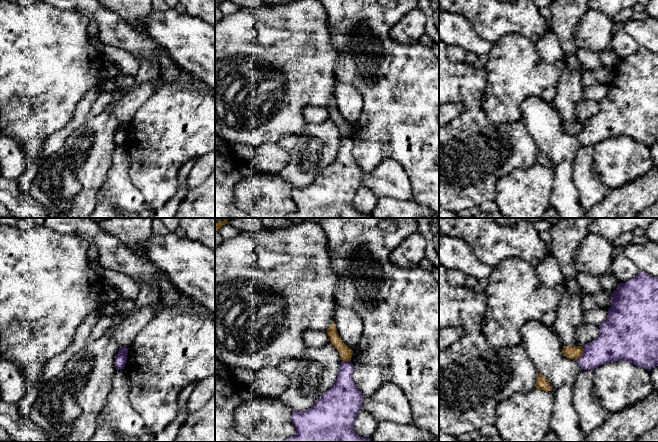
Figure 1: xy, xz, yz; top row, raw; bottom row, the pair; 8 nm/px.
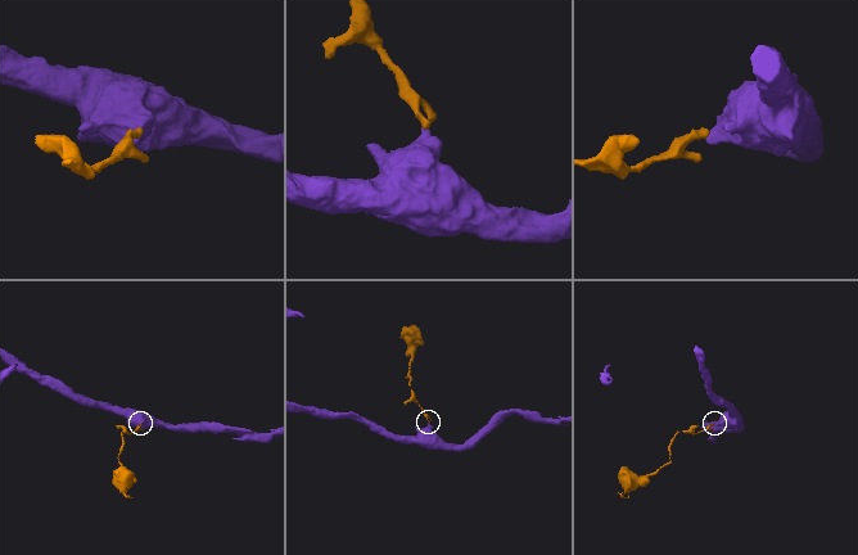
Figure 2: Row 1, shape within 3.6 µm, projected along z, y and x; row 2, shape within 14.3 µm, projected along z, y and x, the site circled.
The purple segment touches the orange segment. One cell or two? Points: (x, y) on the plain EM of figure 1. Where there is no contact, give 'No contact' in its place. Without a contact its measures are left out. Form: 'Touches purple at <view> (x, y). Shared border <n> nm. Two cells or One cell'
Touches purple at yz (582, 130). Shared border 110 nm. Two cells

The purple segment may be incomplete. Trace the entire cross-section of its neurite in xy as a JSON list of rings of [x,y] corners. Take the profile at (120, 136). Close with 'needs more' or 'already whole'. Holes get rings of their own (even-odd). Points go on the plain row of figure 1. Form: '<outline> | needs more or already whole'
[[[120,122],[119,128],[115,133],[115,143],[117,146],[124,145],[126,137],[127,137],[128,125],[129,124]]] | already whole

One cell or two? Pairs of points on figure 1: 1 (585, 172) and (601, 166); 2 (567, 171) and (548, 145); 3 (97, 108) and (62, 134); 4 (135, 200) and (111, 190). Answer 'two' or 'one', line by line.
1: two
2: one
3: two
4: one

